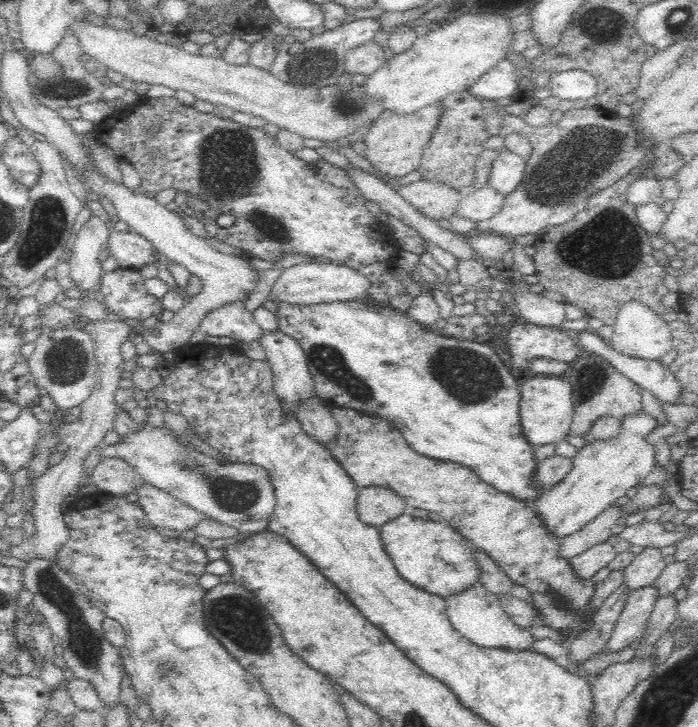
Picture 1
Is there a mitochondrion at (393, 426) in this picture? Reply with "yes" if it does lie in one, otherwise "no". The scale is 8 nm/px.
no

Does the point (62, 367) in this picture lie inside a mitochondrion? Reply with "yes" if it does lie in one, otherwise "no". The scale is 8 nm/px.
yes

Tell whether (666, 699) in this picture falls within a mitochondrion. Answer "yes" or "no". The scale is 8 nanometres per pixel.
yes

